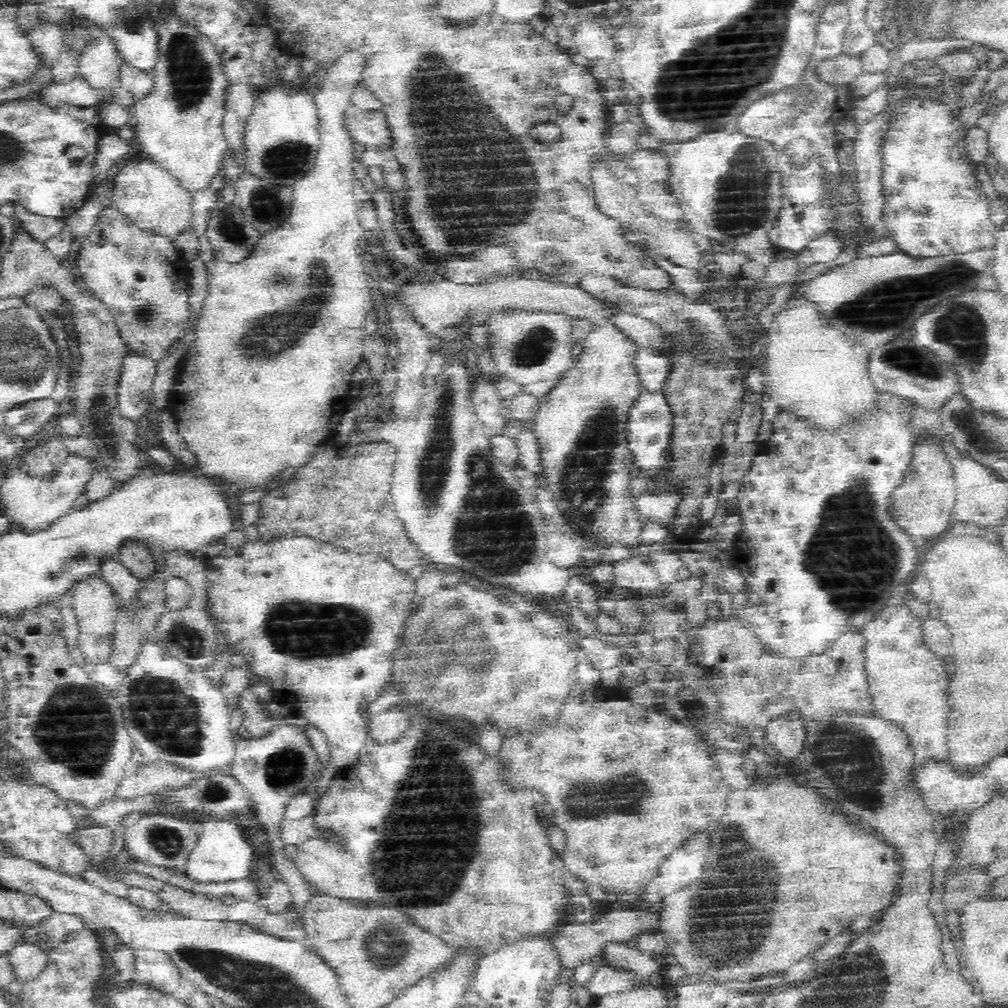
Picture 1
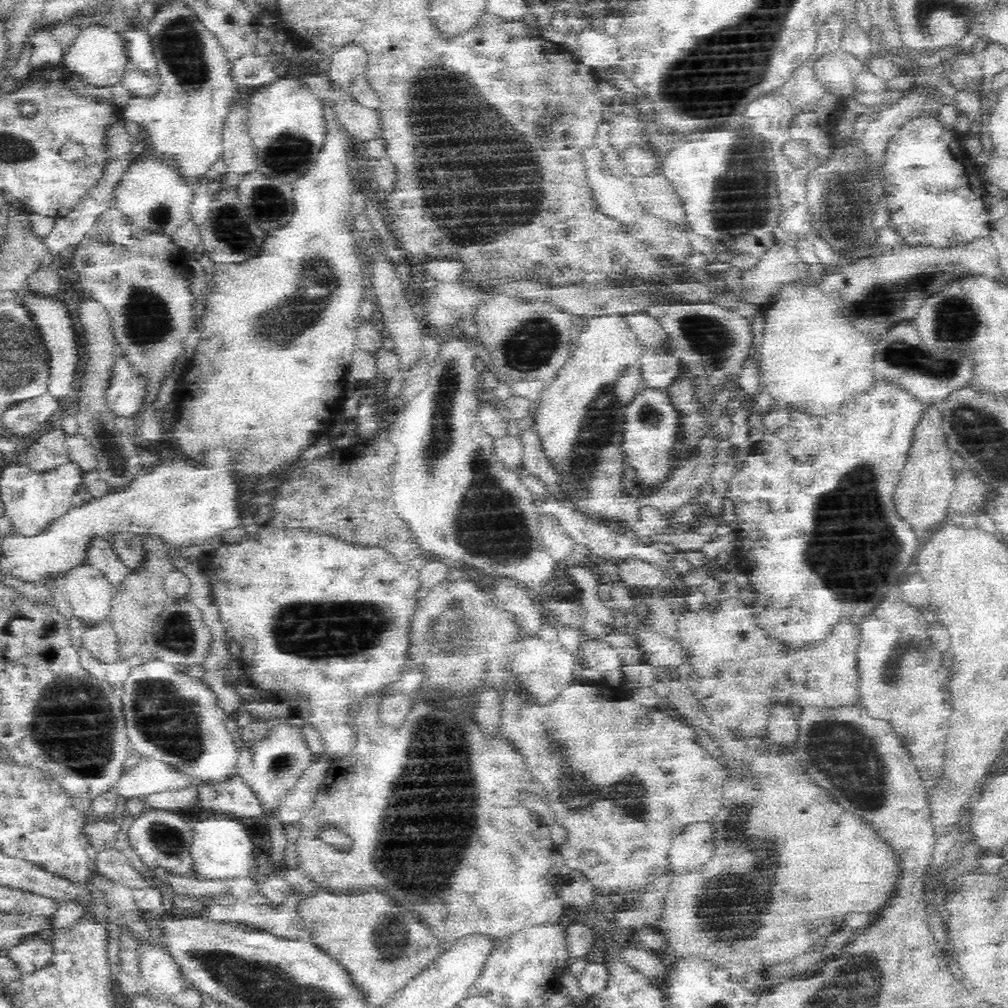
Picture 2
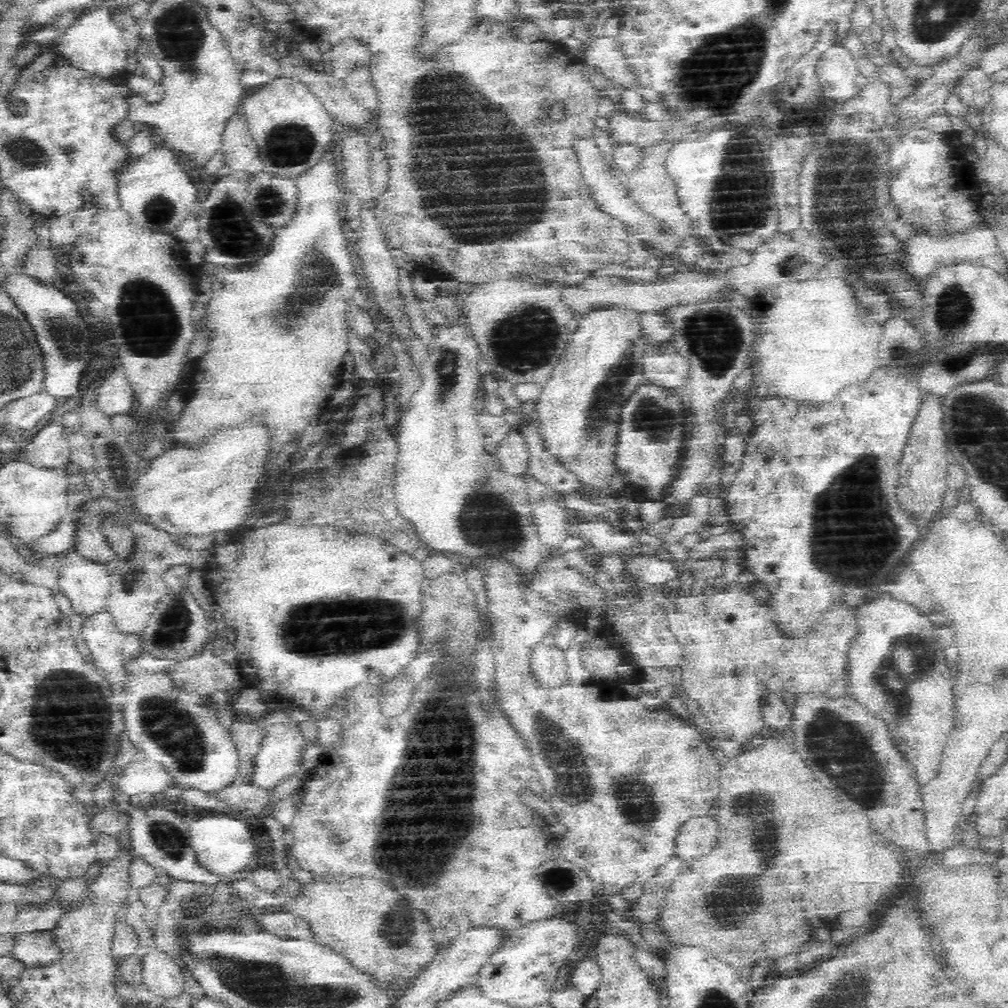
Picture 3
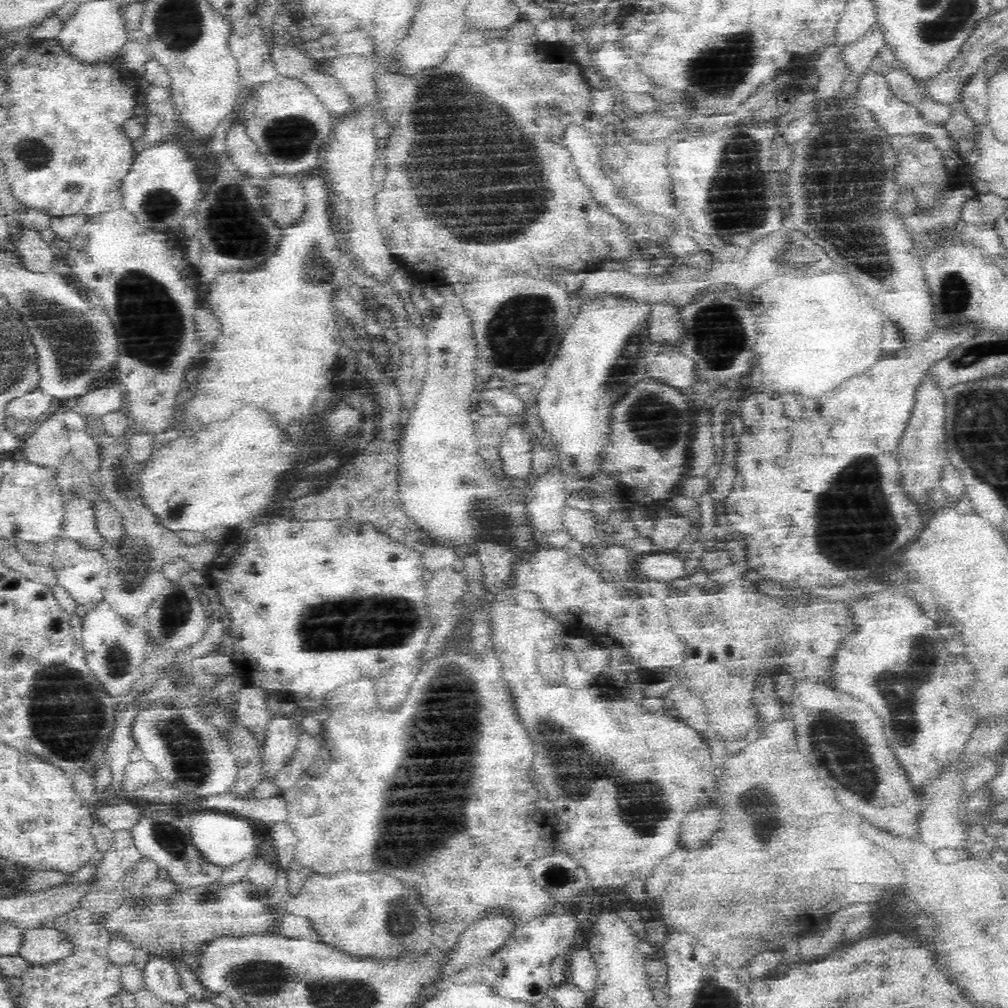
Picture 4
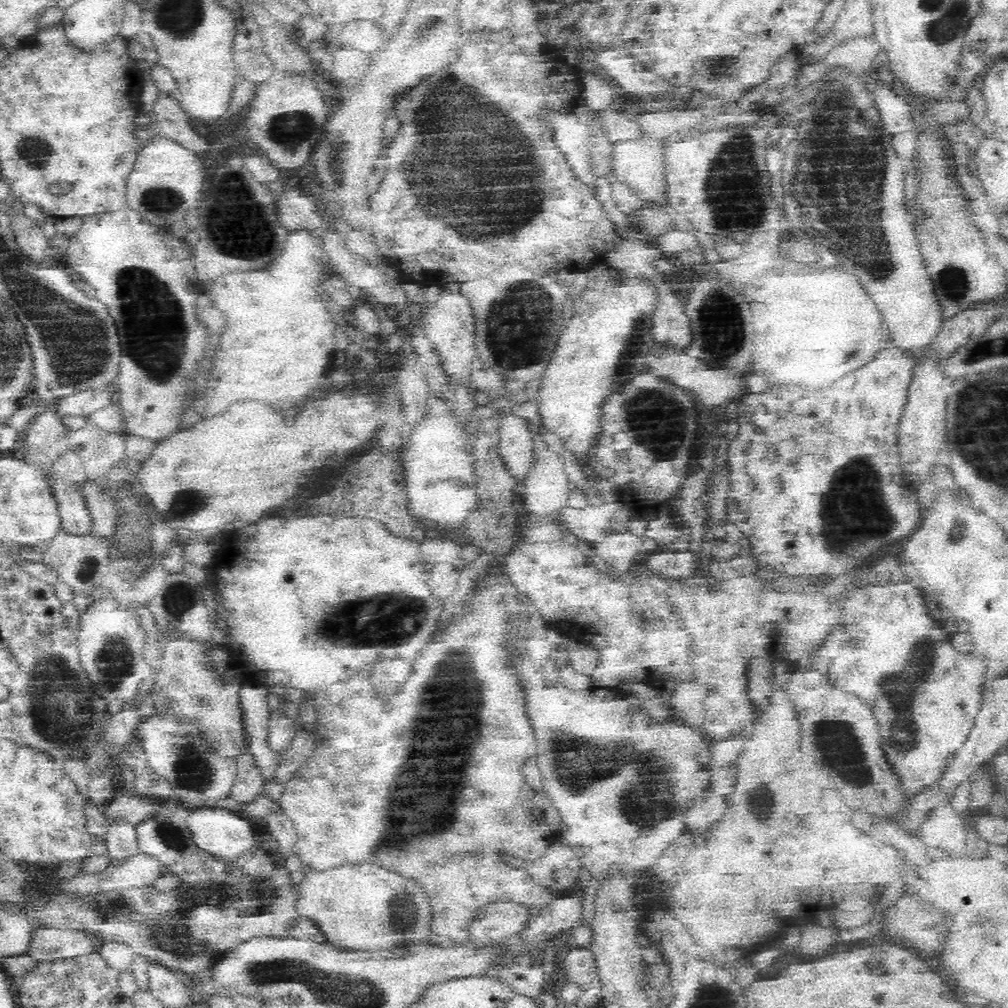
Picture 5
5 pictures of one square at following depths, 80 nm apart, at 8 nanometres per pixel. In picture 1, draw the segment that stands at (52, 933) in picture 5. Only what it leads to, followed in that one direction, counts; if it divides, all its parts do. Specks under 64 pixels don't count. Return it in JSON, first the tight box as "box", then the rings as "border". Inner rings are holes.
{"box":[6,942,48,988],"border":[[[21,942],[6,953],[16,973],[15,988],[36,978],[35,976],[48,964],[48,954],[46,949],[28,942]]]}

